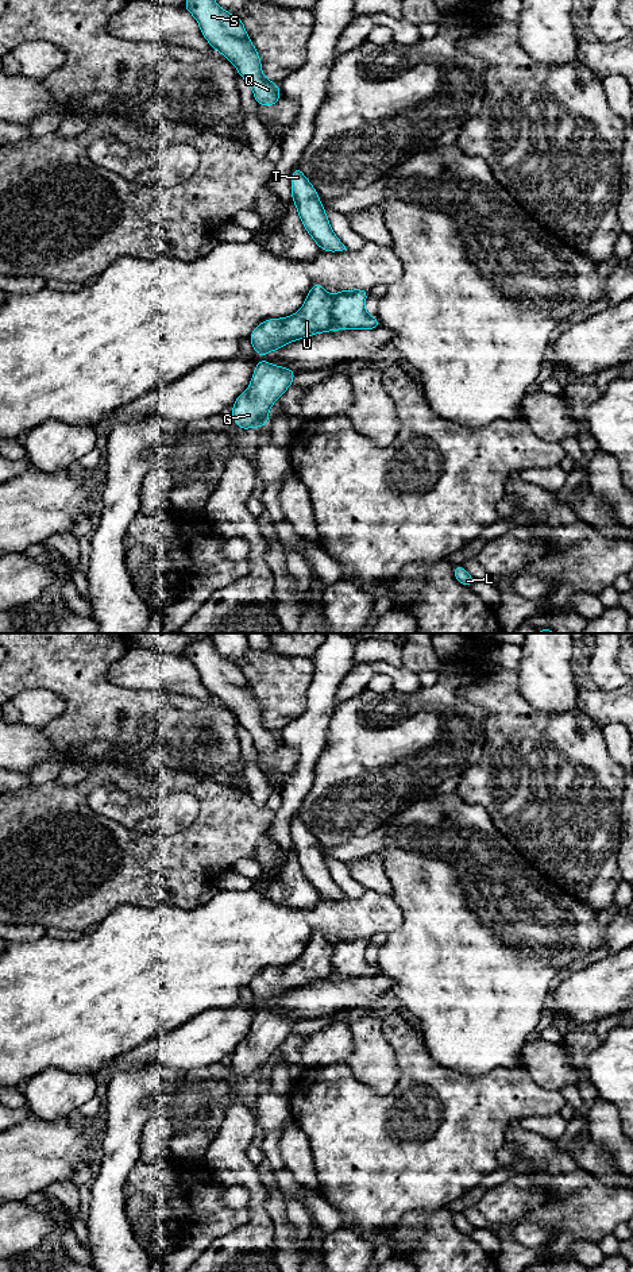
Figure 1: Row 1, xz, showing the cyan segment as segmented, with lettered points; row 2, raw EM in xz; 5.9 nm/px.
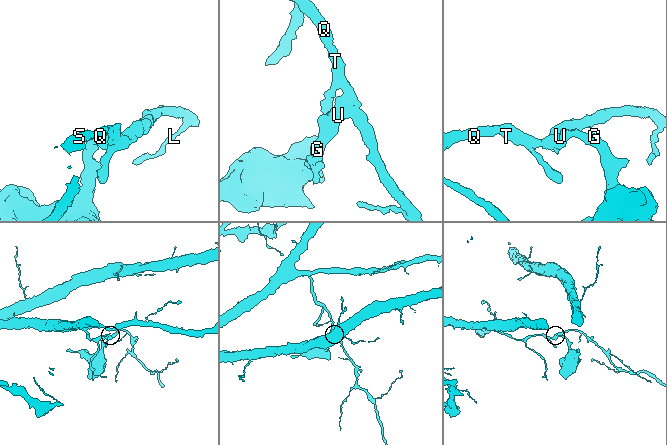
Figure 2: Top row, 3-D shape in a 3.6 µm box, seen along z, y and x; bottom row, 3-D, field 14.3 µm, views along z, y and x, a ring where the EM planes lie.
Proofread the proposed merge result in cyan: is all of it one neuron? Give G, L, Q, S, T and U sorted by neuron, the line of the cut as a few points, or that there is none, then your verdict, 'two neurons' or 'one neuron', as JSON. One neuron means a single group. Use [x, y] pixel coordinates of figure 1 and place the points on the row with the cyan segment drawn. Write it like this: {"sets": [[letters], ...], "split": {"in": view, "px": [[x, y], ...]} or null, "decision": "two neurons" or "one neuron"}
{"sets": [["G", "U"], ["L", "Q", "S", "T"]], "split": {"in": "xz", "px": [[332, 296], [331, 318], [339, 327]]}, "decision": "two neurons"}

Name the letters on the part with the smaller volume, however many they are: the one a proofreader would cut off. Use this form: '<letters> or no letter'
G, U

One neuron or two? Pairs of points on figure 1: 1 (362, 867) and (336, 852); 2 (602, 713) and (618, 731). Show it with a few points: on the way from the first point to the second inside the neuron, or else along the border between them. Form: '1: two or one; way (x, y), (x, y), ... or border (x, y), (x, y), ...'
1: two; border (379, 852), (371, 852), (347, 863)
2: two; border (618, 723), (610, 723), (602, 728)

